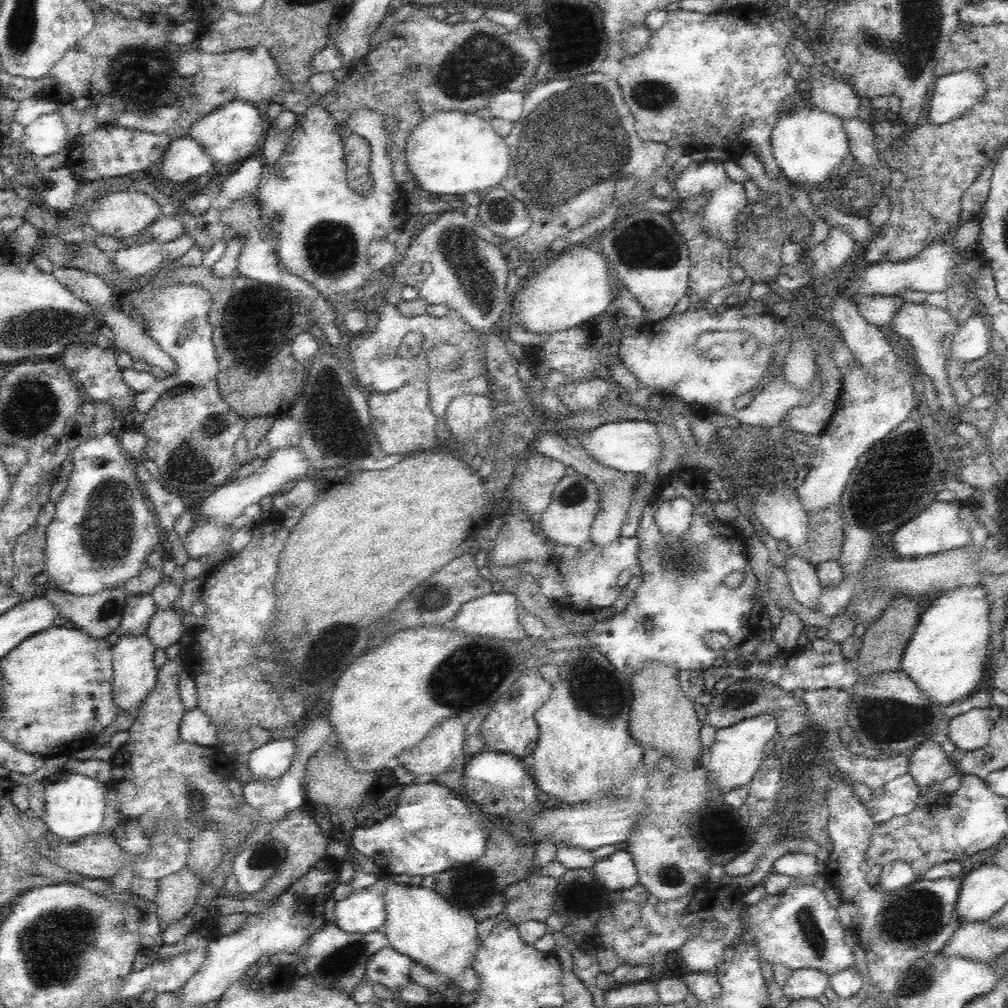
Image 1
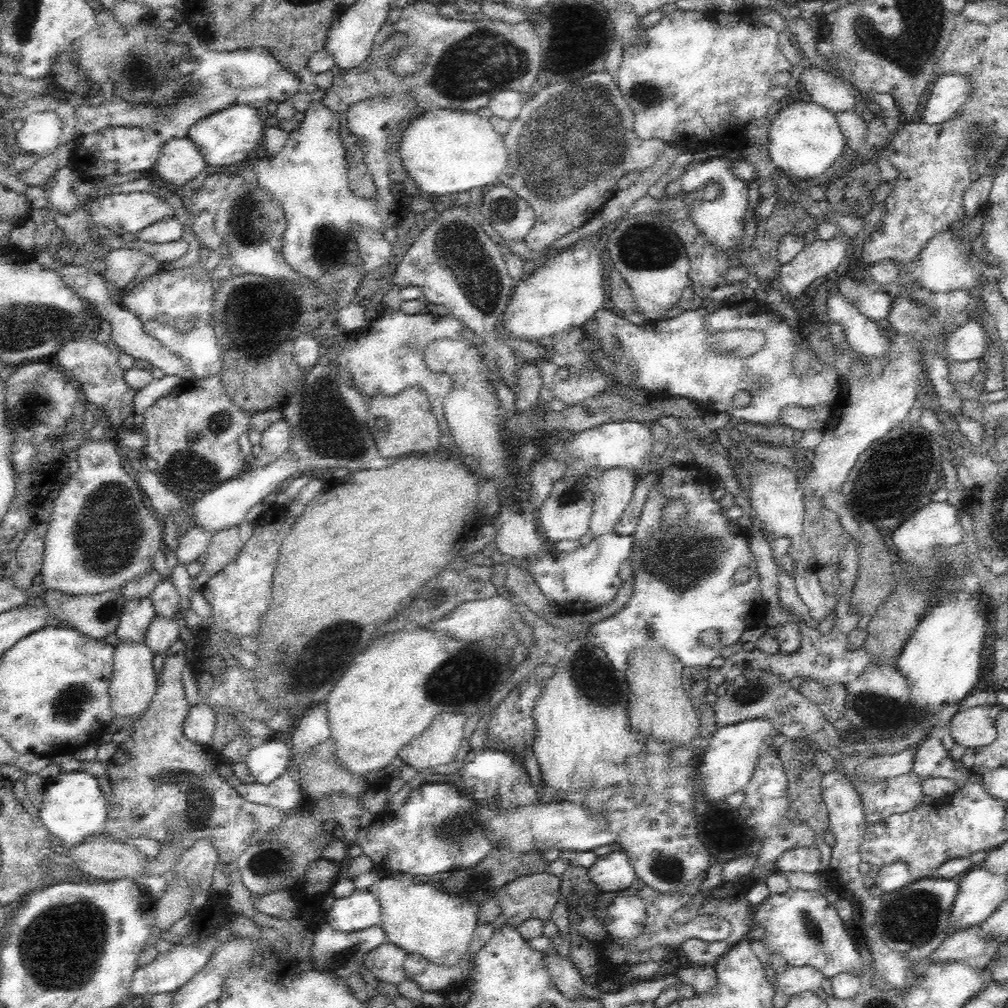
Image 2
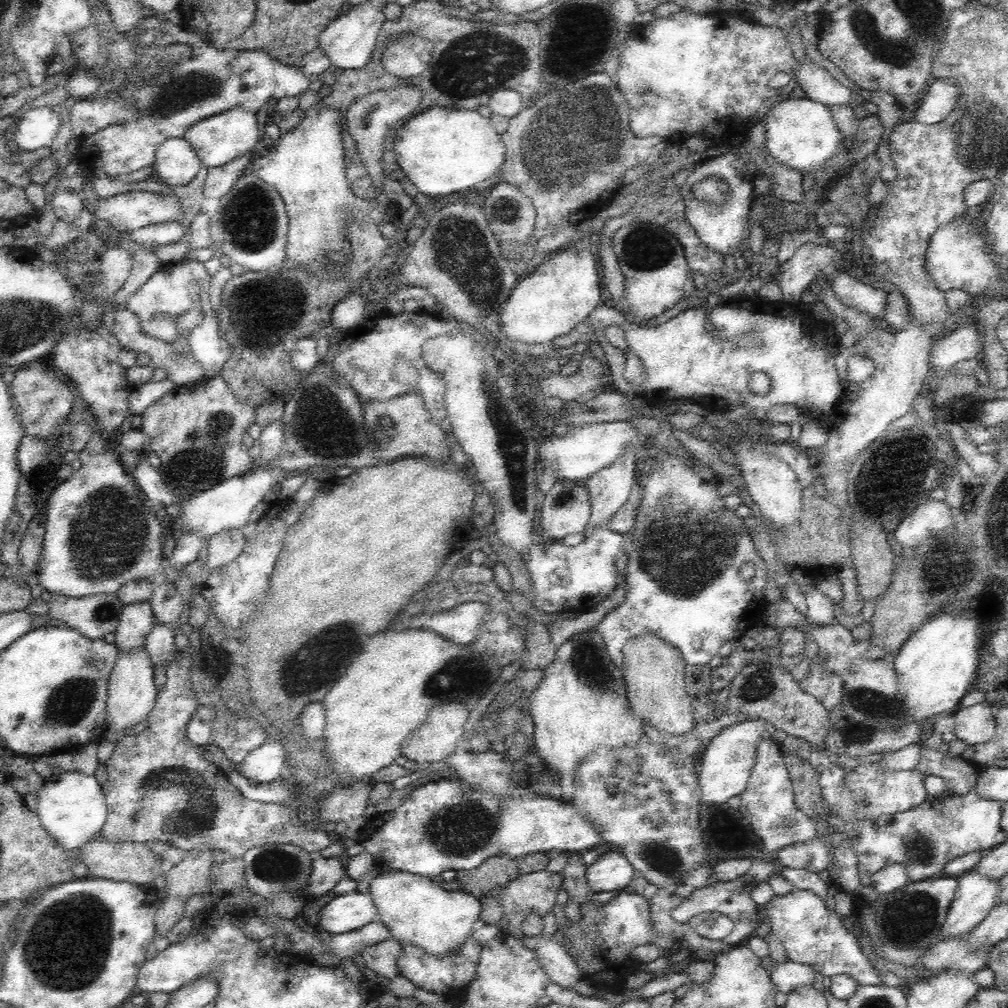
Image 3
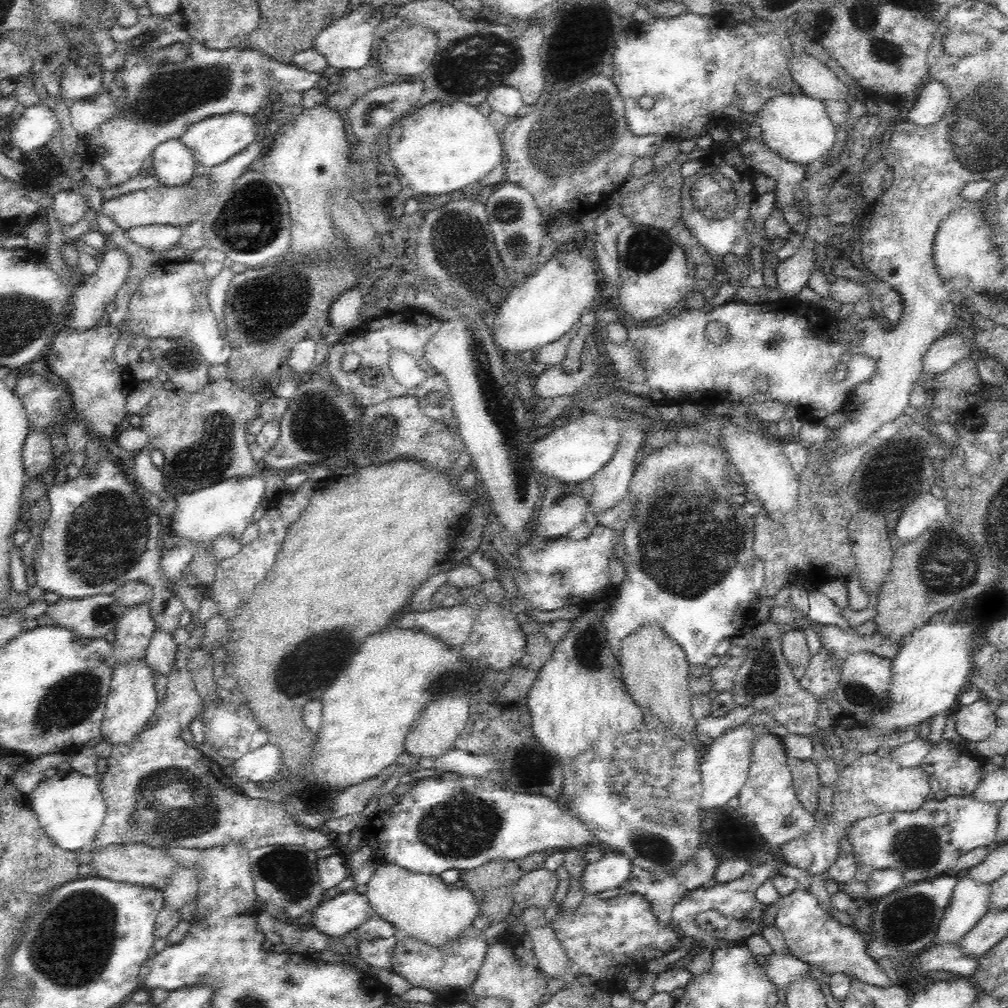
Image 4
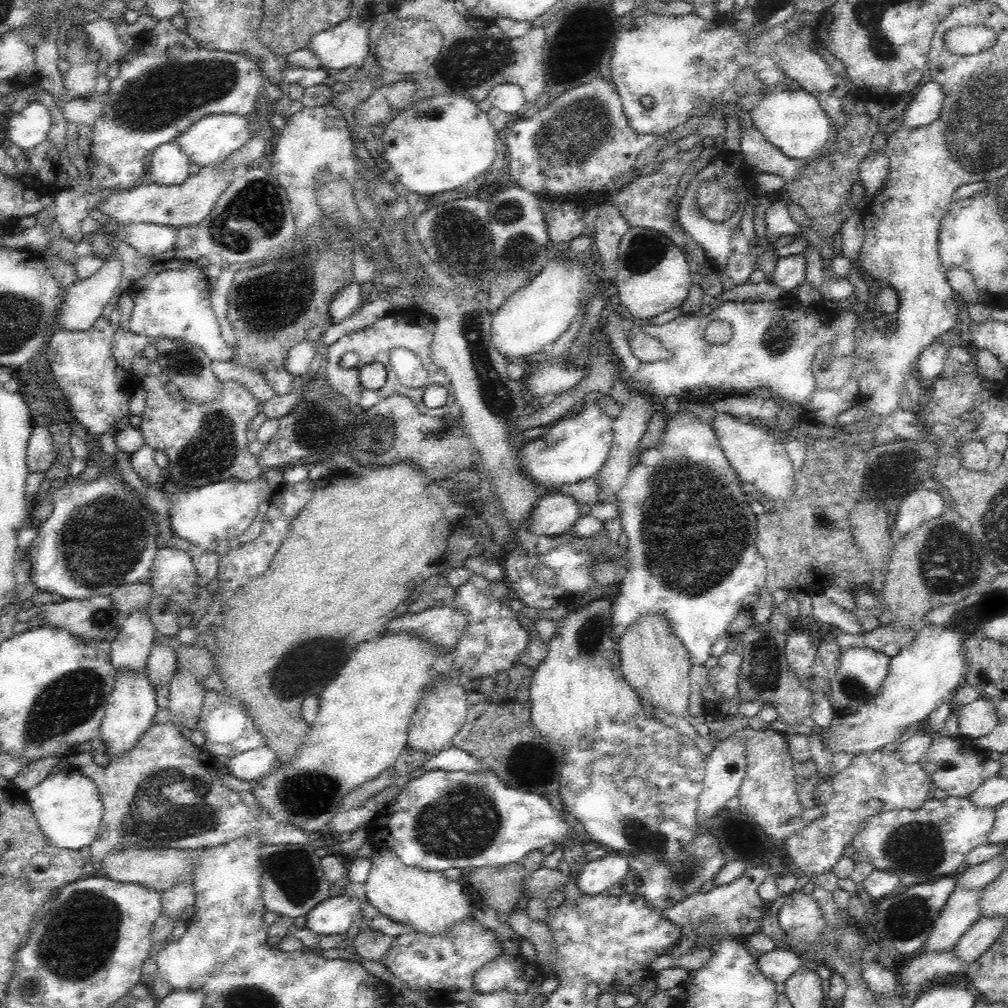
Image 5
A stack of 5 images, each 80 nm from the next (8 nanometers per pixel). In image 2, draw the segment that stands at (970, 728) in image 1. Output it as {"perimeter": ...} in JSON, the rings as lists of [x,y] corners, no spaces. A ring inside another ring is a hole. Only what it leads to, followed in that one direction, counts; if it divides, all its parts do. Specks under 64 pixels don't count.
{"perimeter":[[[979,705],[968,710],[959,711],[951,720],[951,736],[956,744],[968,748],[980,748],[980,746],[988,746],[997,737],[995,719],[990,716],[991,706]]]}

